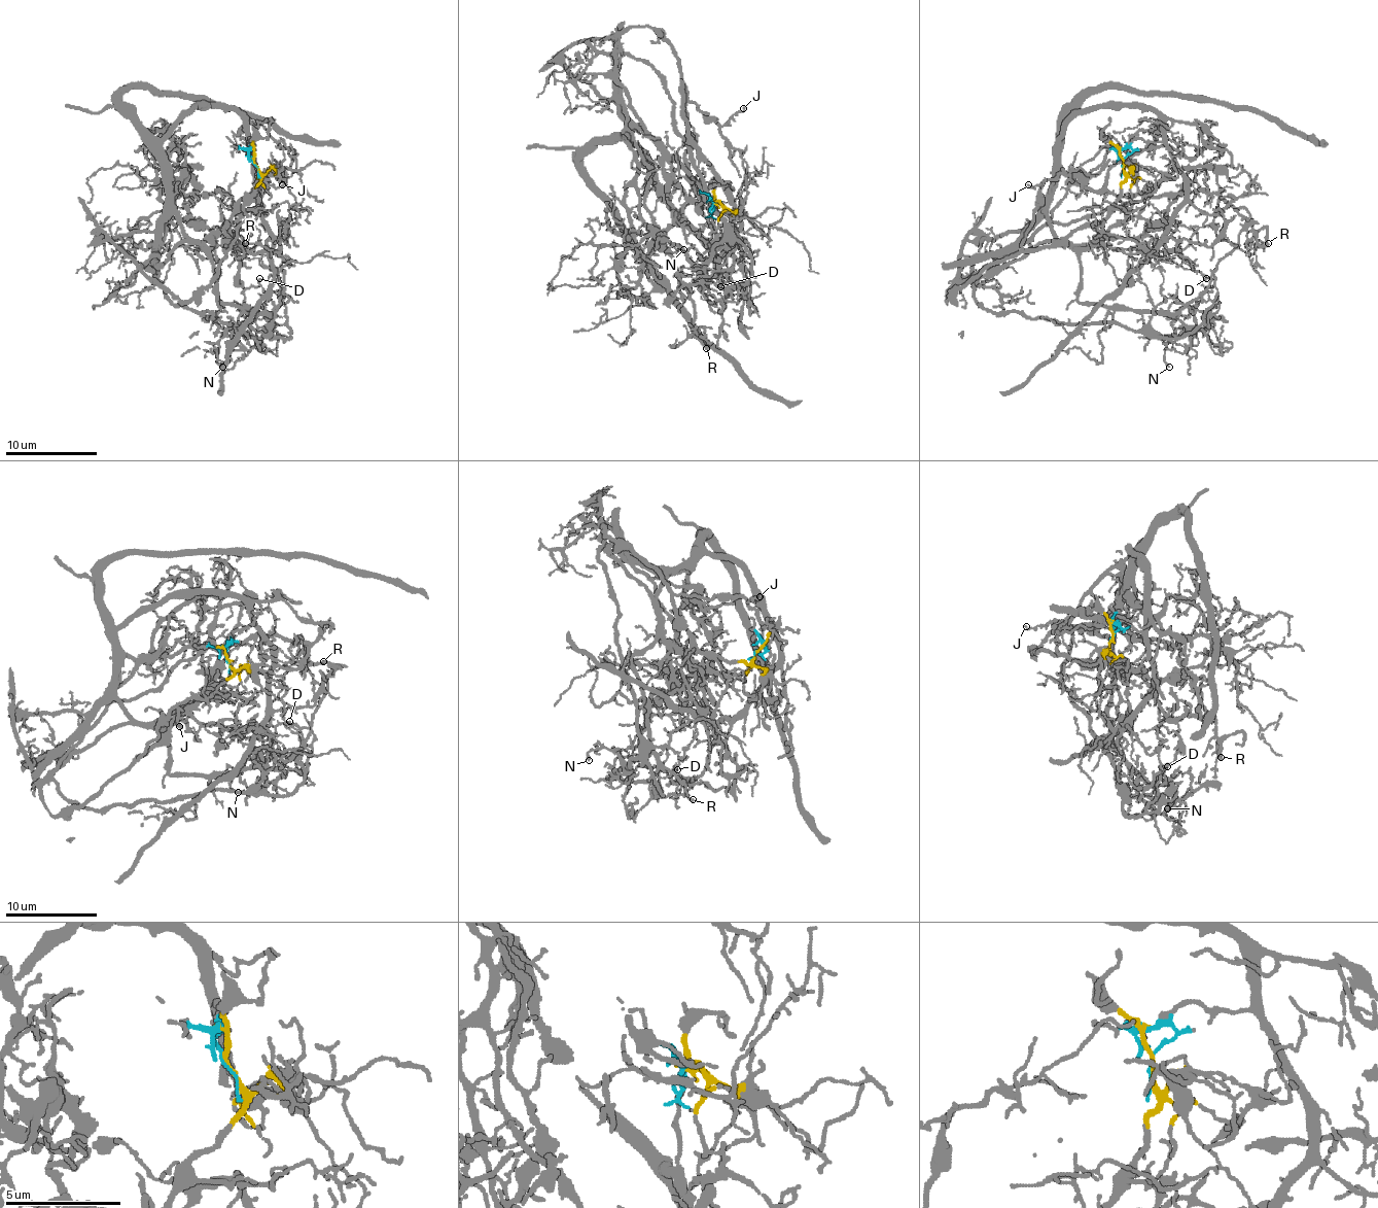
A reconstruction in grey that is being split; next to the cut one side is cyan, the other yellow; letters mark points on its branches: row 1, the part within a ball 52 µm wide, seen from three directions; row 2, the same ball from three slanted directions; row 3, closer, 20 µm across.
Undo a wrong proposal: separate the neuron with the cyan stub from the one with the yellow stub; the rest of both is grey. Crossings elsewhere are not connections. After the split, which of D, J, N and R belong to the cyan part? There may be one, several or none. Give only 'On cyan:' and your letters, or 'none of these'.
On cyan: R

